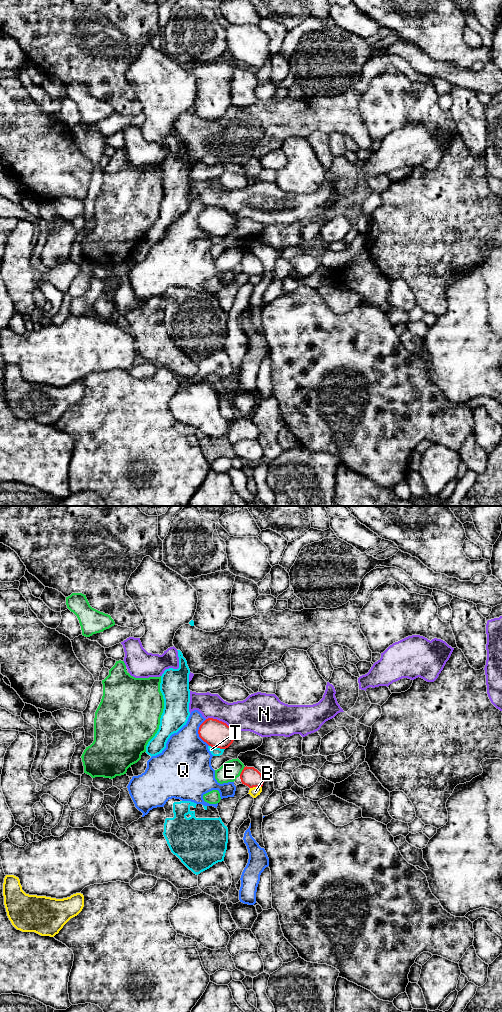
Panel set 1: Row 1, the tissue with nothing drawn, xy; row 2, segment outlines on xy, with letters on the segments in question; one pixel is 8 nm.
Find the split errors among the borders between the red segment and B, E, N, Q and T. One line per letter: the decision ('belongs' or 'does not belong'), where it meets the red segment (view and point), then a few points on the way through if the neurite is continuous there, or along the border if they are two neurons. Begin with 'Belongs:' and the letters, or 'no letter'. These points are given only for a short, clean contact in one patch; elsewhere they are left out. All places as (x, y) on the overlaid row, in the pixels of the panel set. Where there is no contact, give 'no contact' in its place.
Belongs: no letter
B: does not belong; meets red in xy at (255, 786)
E: does not belong; meets red in xy at (242, 771); border along xy (244, 766), (239, 775)
N: does not belong; meets red in xy at (221, 721)
Q: does not belong; meets red in xy at (198, 733)
T: does not belong; meets red in xy at (217, 747); border along xy (209, 745), (224, 749)

